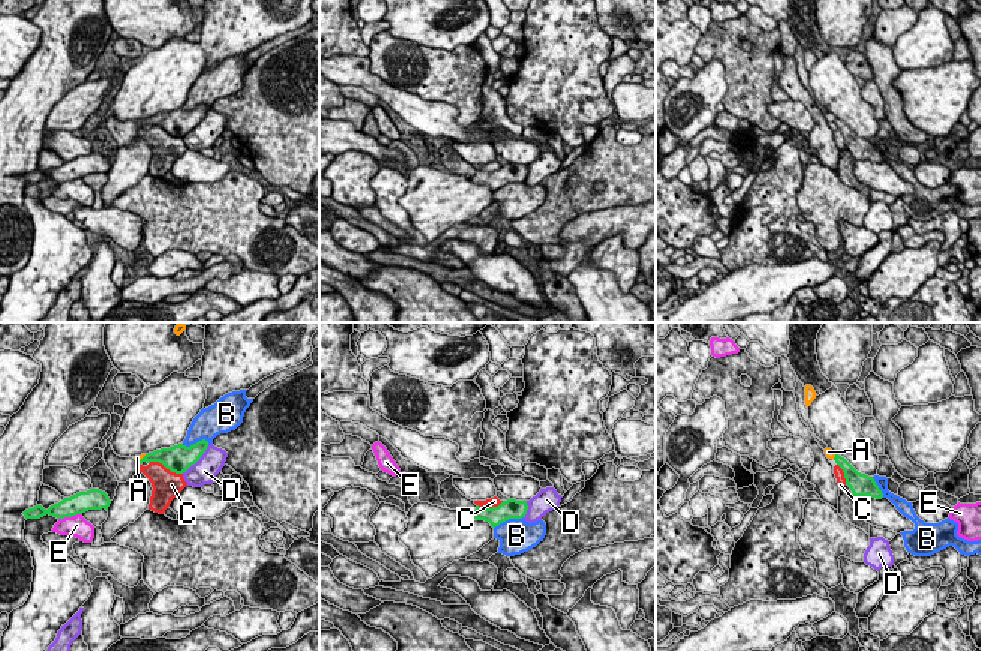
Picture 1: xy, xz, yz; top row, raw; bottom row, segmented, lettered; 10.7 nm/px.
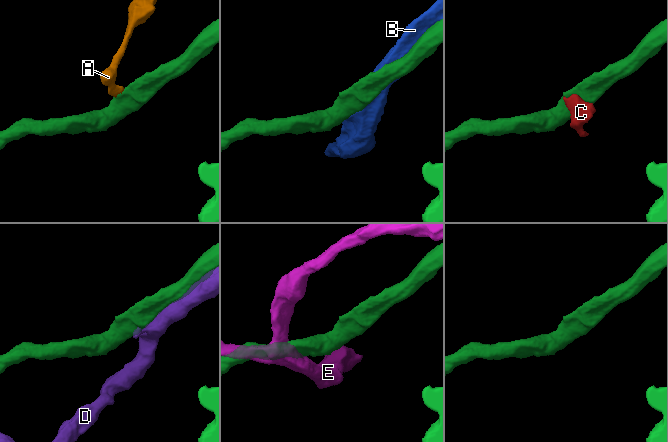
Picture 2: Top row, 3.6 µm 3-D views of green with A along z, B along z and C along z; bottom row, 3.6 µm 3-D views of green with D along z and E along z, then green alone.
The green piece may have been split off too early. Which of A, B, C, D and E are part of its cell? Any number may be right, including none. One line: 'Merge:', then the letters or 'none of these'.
Merge: none of these

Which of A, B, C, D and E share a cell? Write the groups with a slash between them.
A C / B / D / E

